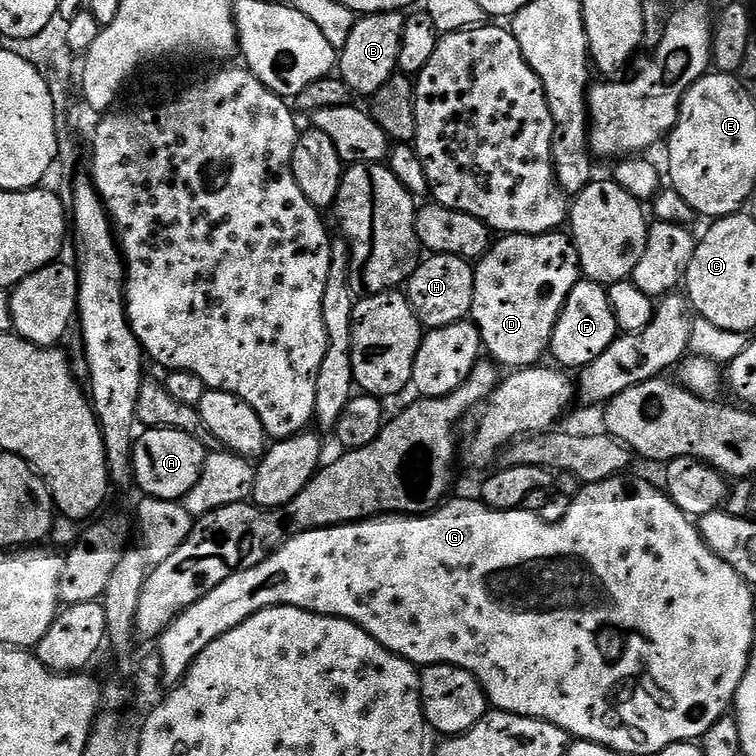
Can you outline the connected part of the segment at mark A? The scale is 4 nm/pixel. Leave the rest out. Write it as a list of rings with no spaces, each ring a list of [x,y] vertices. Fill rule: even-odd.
[[[144,428],[132,446],[135,487],[140,487],[145,497],[183,501],[202,474],[205,455],[206,444],[203,439],[177,428]]]

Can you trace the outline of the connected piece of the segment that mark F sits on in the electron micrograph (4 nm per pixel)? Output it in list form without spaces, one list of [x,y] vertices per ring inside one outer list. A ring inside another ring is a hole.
[[[582,278],[575,284],[563,304],[562,314],[551,336],[549,353],[559,367],[566,370],[581,370],[594,362],[619,335],[617,320],[610,306],[607,289],[592,280]]]

